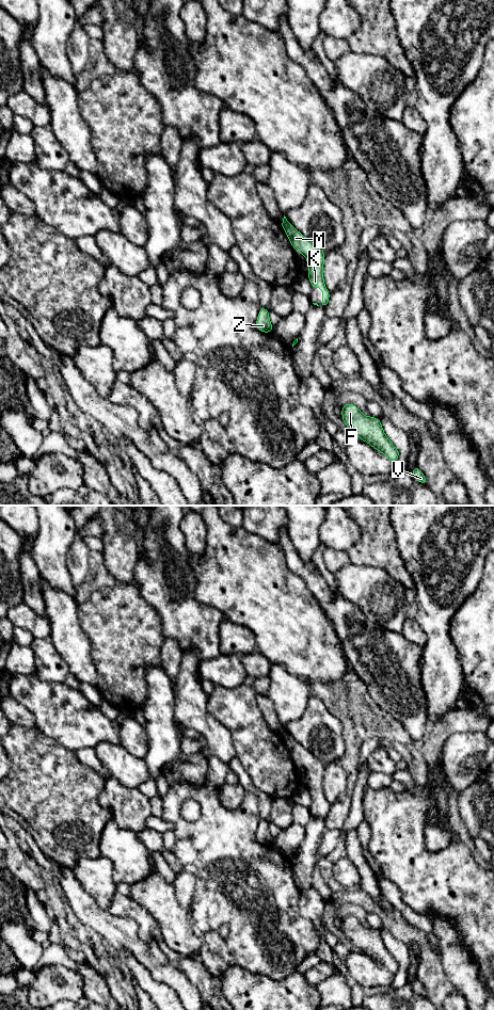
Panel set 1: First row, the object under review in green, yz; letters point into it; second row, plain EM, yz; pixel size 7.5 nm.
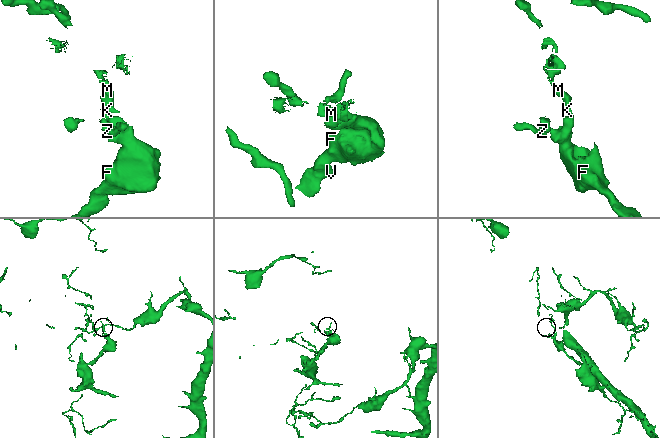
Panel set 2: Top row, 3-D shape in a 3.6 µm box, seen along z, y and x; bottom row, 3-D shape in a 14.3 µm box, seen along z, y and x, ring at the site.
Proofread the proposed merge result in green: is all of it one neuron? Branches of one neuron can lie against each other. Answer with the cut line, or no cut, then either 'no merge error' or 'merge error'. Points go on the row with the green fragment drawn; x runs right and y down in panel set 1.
yz (295, 228), (288, 228), (285, 231) | merge error

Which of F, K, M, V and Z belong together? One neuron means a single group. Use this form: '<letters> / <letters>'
F K M V / Z

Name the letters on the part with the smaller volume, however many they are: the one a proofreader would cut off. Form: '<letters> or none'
F, K, M, V

